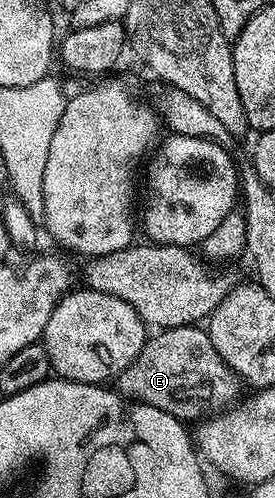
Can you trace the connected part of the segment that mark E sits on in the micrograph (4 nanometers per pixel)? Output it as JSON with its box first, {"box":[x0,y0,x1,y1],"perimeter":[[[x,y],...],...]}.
{"box":[117,324,241,420],"perimeter":[[[192,324],[152,333],[133,364],[118,374],[117,384],[118,393],[128,402],[161,408],[180,420],[197,420],[234,403],[240,397],[241,379],[221,360],[210,333],[202,325]]]}

